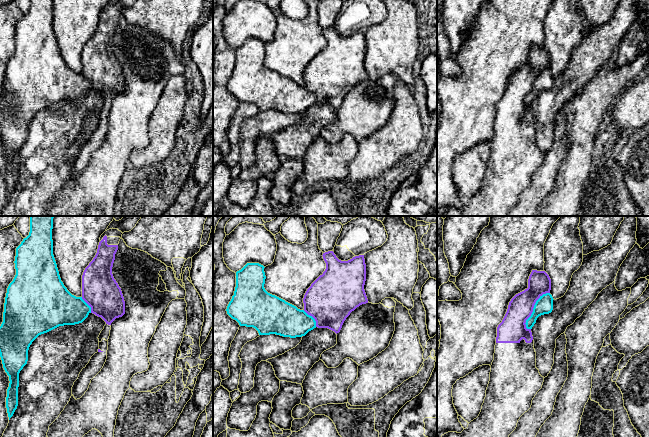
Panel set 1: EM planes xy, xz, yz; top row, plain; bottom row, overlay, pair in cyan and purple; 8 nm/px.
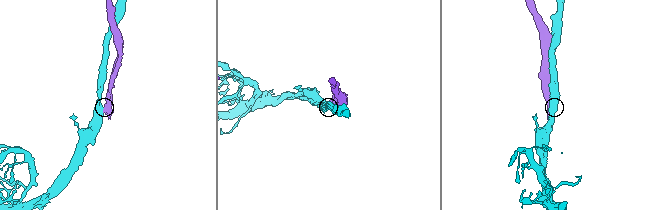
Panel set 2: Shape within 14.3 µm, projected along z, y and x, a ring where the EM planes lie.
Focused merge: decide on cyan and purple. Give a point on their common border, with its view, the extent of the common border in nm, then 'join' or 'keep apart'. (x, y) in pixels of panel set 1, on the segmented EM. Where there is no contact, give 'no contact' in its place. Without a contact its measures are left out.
yz (533, 309) | 360 nm | keep apart

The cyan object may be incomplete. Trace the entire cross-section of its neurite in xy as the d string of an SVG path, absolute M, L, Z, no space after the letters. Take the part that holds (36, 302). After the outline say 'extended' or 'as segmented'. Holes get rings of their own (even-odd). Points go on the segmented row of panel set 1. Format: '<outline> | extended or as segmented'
M29 216L30 232L16 248L16 275L7 288L3 322L0 326L0 357L9 376L6 408L9 420L18 406L19 373L28 361L28 350L41 334L59 326L82 323L91 313L91 307L72 295L61 281L53 255L53 218L55 216Z | as segmented

